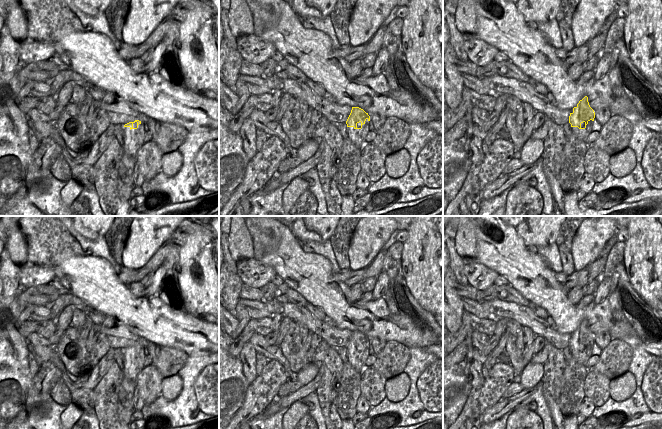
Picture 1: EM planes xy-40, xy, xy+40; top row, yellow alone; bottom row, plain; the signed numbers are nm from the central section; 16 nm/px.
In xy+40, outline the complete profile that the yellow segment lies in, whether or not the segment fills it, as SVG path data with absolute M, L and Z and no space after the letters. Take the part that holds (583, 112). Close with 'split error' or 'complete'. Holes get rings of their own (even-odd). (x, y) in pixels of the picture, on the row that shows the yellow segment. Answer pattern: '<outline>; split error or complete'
M585 96L579 101L576 107L573 108L573 112L570 113L569 123L571 127L578 127L579 129L585 129L590 120L594 121L595 112L590 107L588 97Z; complete

